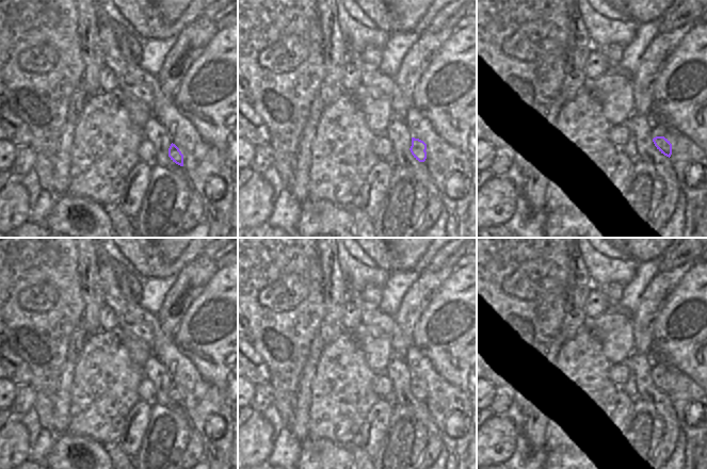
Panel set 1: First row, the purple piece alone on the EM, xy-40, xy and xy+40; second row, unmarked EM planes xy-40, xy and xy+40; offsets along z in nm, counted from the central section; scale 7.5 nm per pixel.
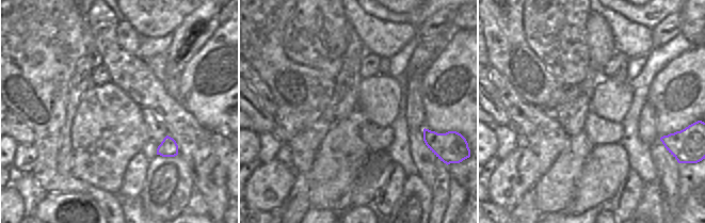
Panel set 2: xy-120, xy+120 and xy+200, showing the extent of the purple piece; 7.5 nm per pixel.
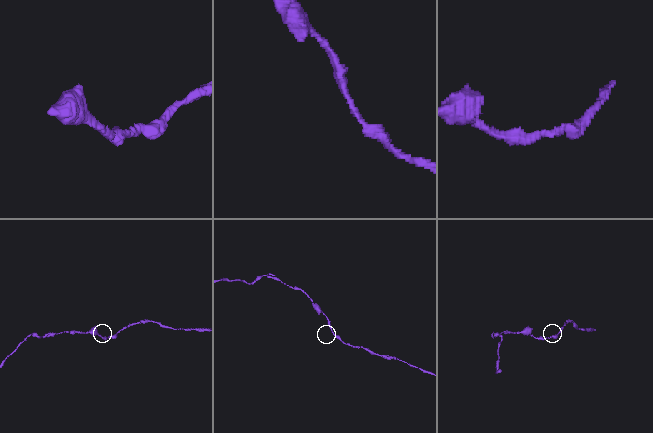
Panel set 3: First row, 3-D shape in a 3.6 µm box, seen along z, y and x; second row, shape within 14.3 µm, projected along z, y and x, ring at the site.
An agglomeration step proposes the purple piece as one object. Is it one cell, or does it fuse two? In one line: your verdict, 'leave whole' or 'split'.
leave whole

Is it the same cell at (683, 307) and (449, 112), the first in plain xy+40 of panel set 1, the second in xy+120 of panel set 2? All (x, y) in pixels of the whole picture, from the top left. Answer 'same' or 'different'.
same

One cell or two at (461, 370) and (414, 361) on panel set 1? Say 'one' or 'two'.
two

